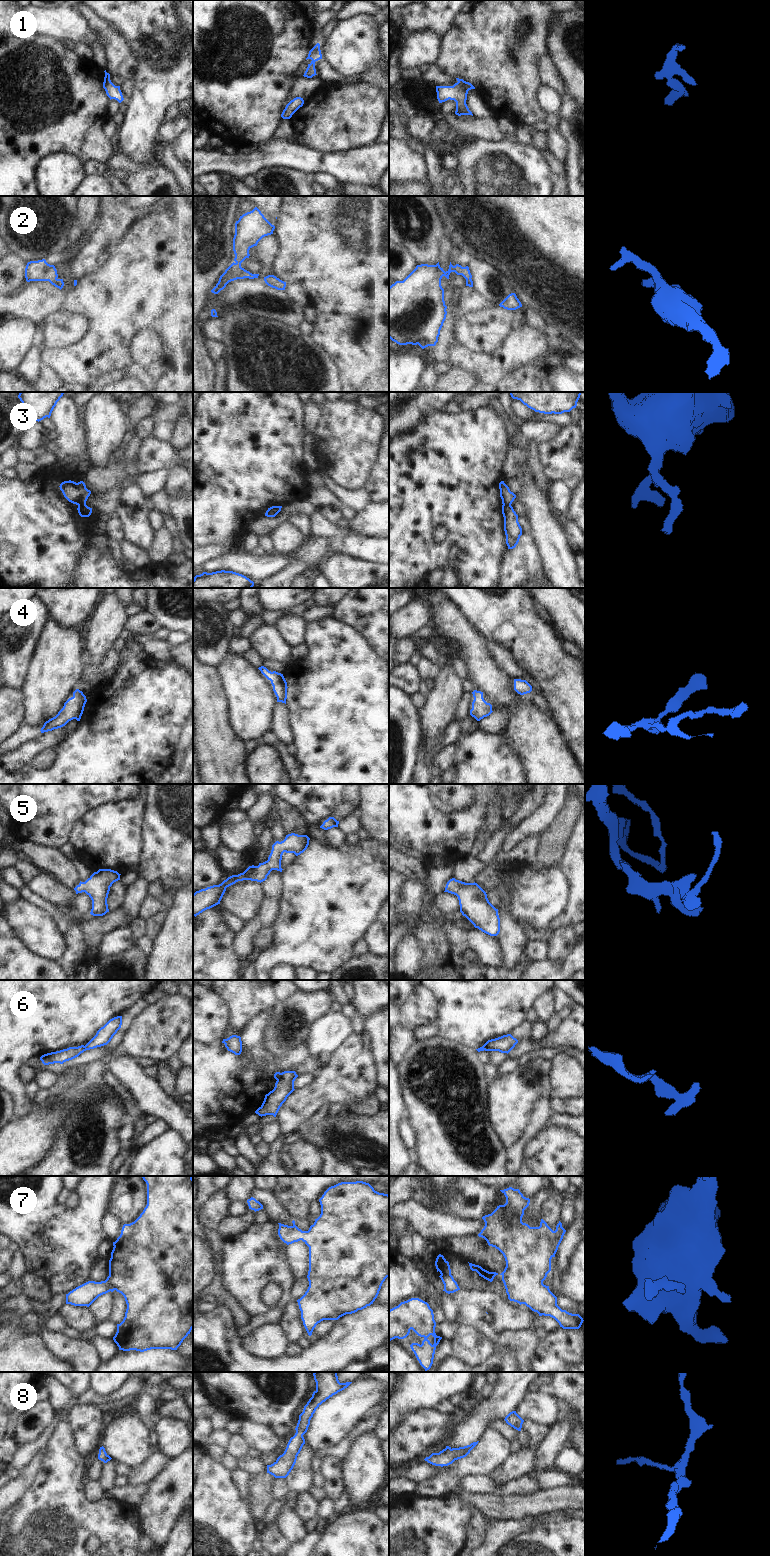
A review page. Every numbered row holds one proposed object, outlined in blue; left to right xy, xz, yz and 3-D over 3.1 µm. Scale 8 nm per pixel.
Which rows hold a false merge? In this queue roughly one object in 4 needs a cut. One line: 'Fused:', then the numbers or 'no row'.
Fused: 3, 6

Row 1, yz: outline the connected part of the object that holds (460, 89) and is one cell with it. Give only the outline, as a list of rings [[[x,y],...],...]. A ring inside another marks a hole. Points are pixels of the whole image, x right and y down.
[[[457,79],[457,83],[453,86],[436,86],[437,99],[439,103],[445,102],[447,100],[454,100],[456,102],[456,111],[455,114],[458,116],[461,115],[472,115],[472,112],[469,110],[466,100],[468,91],[475,89],[475,87],[464,81],[463,79]]]

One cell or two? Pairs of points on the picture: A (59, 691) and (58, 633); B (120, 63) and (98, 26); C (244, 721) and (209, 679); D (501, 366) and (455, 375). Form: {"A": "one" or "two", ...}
{"A": "one", "B": "one", "C": "two", "D": "two"}

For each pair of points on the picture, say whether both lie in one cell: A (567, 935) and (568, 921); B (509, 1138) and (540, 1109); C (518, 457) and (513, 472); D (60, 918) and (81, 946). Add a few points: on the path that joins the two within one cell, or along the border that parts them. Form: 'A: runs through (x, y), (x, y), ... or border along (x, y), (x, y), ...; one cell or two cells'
A: border along (572, 926), (558, 928), (550, 933); two cells
B: border along (535, 1098), (528, 1123), (517, 1141); two cells
C: runs through (515, 461), (513, 468); one cell
D: border along (64, 912), (69, 920), (66, 935); two cells

